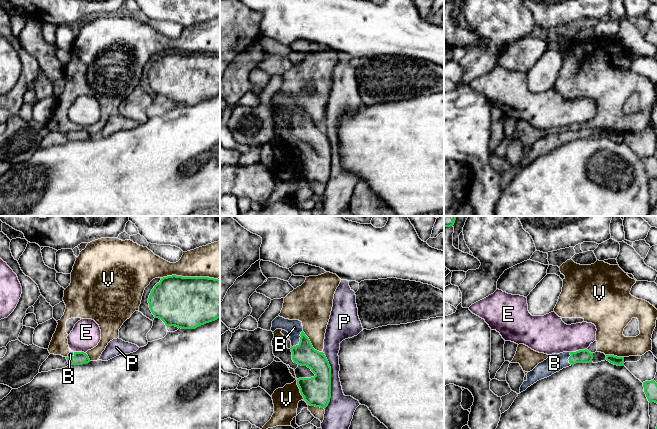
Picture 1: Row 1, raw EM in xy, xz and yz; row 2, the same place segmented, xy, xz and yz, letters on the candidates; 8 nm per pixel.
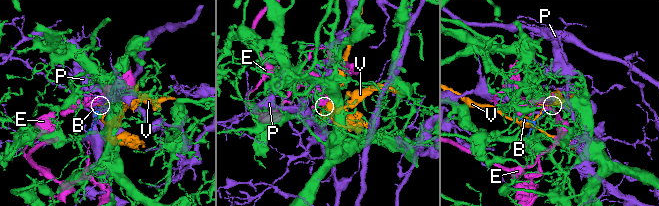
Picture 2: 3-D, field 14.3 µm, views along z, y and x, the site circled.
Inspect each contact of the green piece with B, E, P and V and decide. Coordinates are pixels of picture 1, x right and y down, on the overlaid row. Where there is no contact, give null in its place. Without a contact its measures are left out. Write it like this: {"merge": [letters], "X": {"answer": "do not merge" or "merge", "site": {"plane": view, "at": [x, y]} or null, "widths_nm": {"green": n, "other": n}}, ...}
{"merge": ["B"], "B": {"answer": "merge", "site": {"plane": "xz", "at": [300, 340]}, "widths_nm": {"green": 180, "other": 130}}, "E": {"answer": "do not merge", "site": {"plane": "yz", "at": [579, 350]}, "widths_nm": {"green": 110, "other": 280}}, "P": {"answer": "do not merge", "site": {"plane": "xz", "at": [330, 380]}, "widths_nm": {"green": 240, "other": 220}}, "V": {"answer": "do not merge", "site": {"plane": "xy", "at": [189, 277]}, "widths_nm": {"green": 420, "other": 280}}}

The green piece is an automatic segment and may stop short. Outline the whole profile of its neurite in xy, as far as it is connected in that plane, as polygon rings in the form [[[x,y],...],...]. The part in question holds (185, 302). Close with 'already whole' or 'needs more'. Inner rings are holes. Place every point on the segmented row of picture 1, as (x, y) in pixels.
[[[176,275],[163,277],[152,289],[148,303],[154,317],[161,319],[167,327],[195,329],[220,318],[220,281],[209,277],[182,277]]] | already whole

